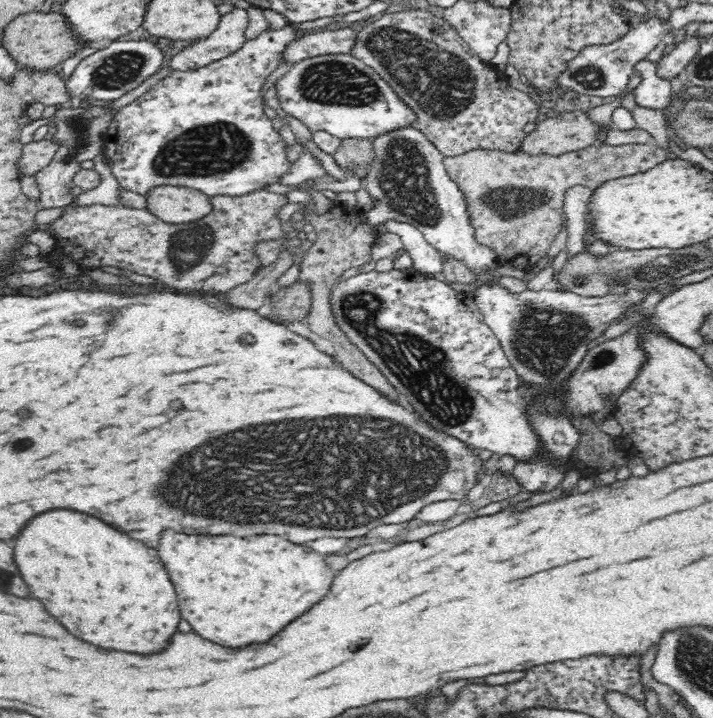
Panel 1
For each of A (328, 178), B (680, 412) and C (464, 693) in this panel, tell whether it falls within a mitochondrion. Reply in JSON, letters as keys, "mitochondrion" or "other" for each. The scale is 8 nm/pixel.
{"A":"other","B":"other","C":"other"}

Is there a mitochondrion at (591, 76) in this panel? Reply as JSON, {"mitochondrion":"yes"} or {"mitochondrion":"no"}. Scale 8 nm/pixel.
{"mitochondrion":"yes"}

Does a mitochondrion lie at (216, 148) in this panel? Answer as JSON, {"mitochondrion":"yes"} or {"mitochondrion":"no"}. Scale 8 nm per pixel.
{"mitochondrion":"yes"}

